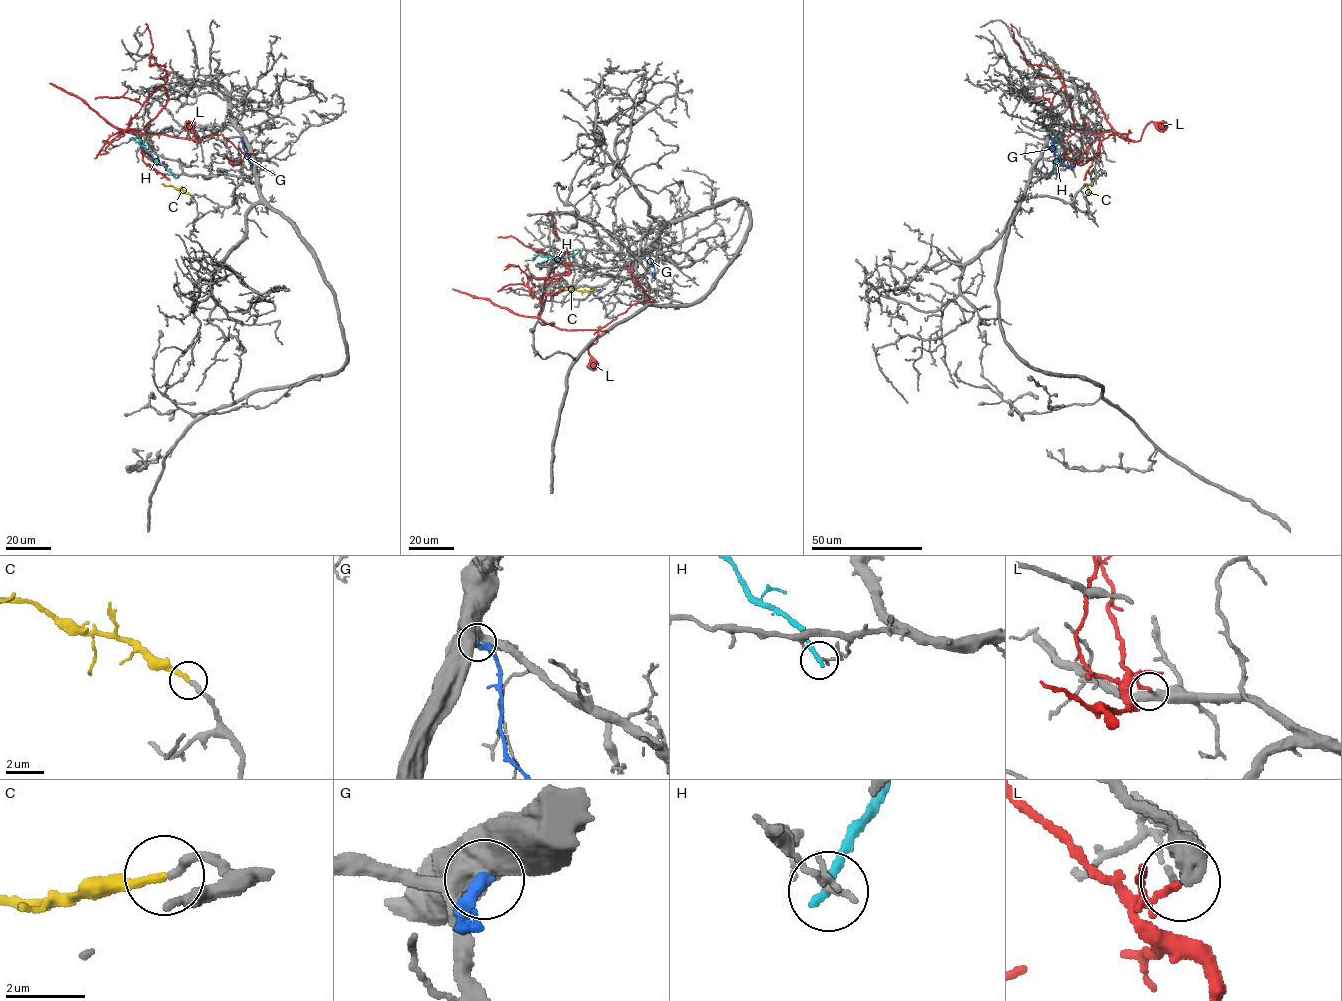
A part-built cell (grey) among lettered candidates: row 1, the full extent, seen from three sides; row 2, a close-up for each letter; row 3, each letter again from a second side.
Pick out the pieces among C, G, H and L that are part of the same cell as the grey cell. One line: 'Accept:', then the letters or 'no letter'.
Accept: C

